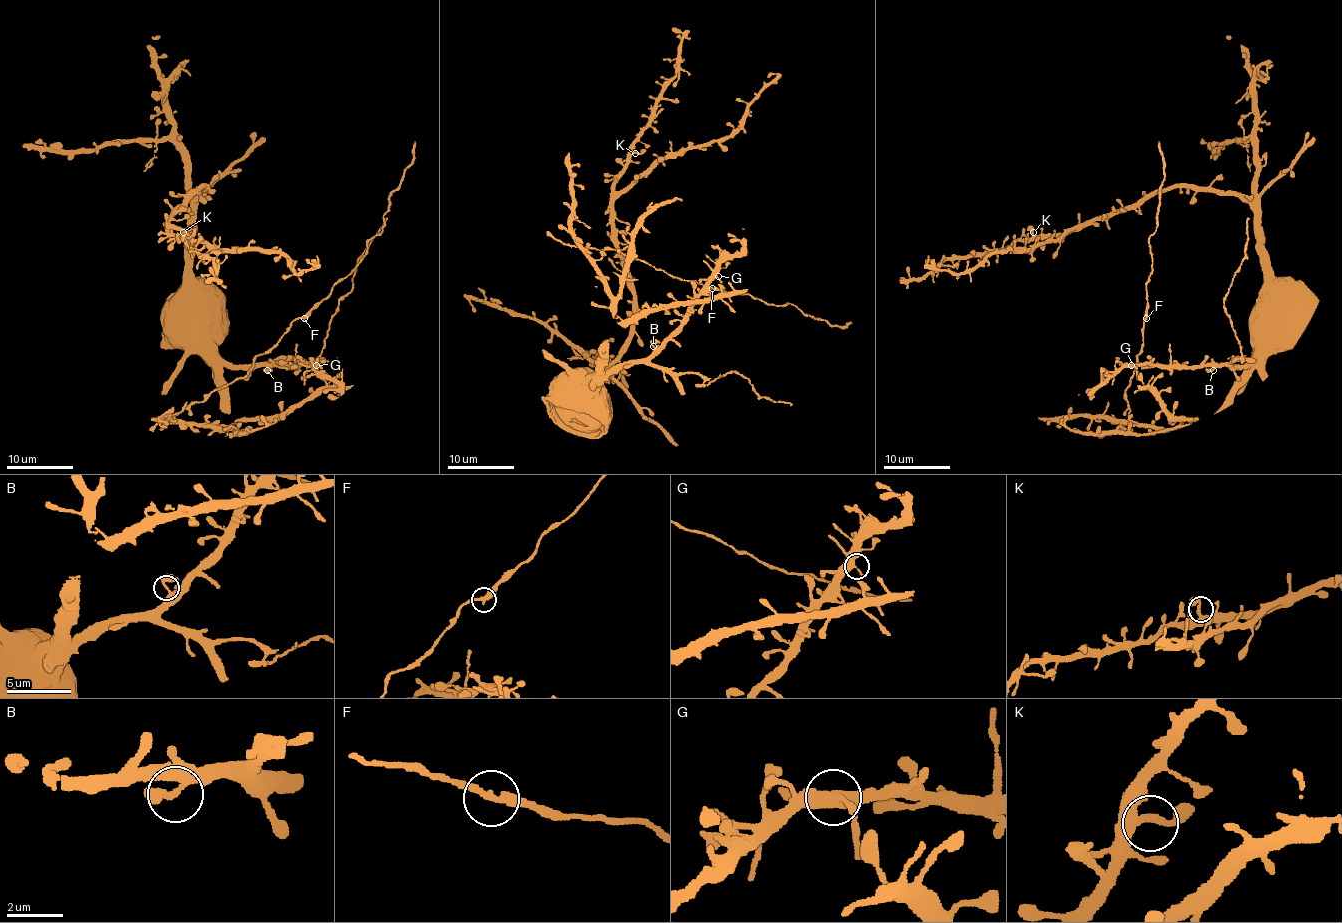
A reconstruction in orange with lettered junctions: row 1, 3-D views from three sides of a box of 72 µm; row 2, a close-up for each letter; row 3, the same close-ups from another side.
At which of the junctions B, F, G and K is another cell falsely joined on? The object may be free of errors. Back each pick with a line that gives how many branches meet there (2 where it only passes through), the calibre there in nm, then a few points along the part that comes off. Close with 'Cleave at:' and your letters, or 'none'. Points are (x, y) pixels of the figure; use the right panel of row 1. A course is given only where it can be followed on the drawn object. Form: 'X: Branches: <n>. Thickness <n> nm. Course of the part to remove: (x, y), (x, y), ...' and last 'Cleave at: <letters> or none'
Cleave at: none

